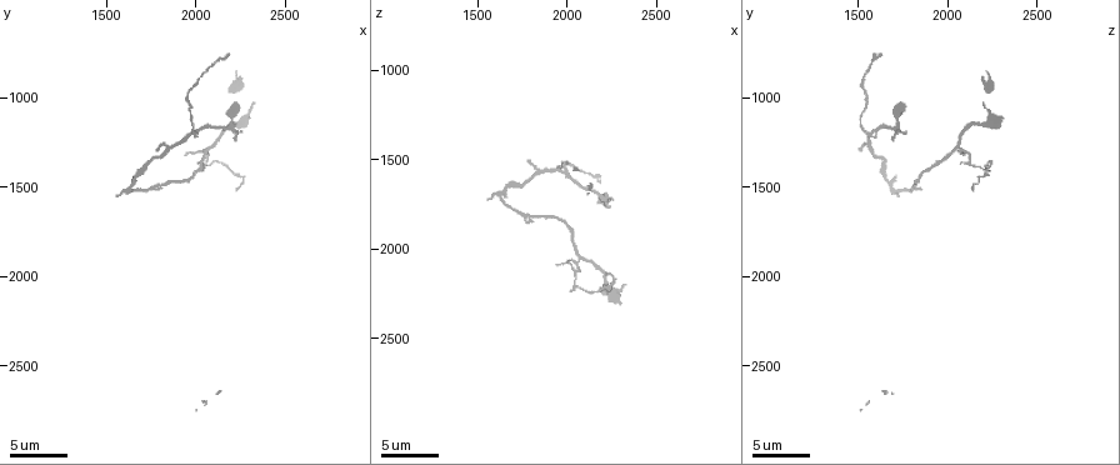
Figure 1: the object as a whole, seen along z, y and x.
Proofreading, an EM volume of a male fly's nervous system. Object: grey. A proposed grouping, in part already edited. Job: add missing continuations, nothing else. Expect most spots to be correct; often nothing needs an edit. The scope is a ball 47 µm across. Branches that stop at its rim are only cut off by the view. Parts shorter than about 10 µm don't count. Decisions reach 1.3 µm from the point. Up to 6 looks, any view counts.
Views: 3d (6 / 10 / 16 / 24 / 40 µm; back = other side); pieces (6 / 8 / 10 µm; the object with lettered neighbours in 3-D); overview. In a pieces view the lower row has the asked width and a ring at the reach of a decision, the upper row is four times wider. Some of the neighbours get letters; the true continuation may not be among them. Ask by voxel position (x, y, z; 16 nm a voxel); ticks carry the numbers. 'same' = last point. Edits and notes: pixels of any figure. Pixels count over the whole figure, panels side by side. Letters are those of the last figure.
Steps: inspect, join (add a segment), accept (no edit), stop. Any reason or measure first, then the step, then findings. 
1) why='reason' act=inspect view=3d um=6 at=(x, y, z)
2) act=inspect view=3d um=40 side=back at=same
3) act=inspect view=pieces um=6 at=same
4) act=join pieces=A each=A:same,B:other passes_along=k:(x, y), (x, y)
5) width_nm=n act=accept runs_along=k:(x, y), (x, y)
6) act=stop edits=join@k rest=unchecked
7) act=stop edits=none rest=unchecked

why='free end' act=inspect view=pieces um=10 at=(2200, 1040, 1740)

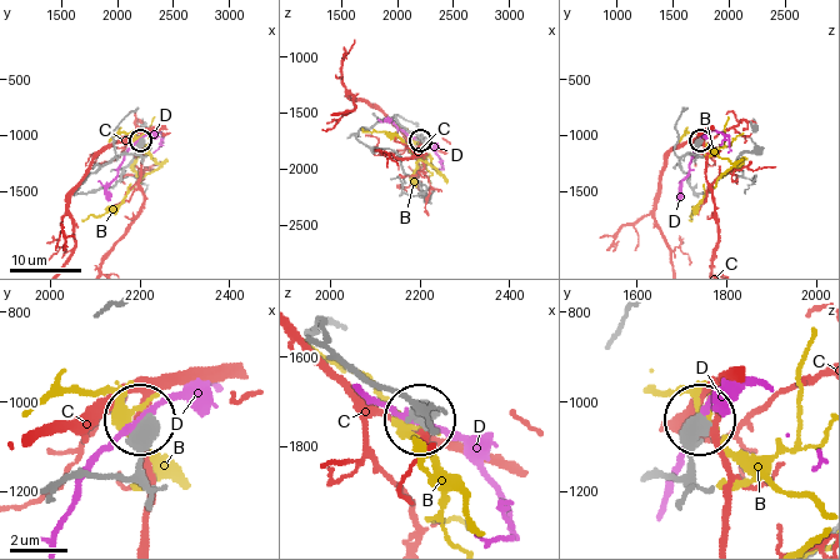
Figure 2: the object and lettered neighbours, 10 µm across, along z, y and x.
act=accept each=B:other,C:other,D:other found='none of them fits'

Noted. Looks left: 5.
why='free end' act=inspect view=pieces um=8 at=(1800, 1280, 1500)

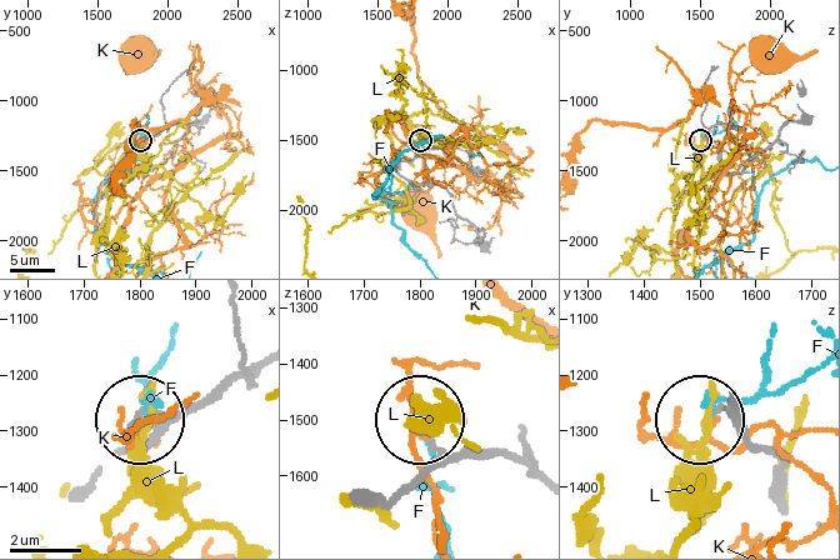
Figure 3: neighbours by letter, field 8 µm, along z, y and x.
act=accept each=F:other,K:other,L:other found='no lettered segment goes on from it'

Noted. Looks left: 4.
why='thin end' act=inspect view=3d um=10 at=(1560, 1560, 1720)

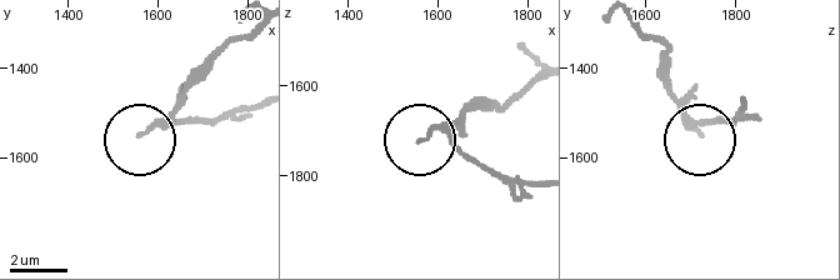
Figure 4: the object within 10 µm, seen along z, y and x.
act=inspect view=pieces um=10 at=(1565, 1545, 1720)

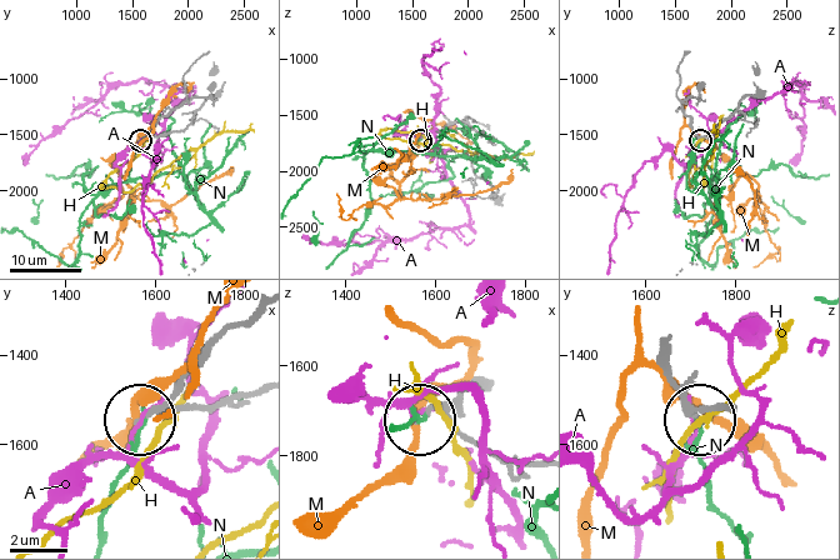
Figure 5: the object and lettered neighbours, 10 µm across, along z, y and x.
width_nm=120 act=accept each=A:other,H:other,M:other,N:other found='none of them fits'

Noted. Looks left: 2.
act=stop edits=none rest=unchecked

